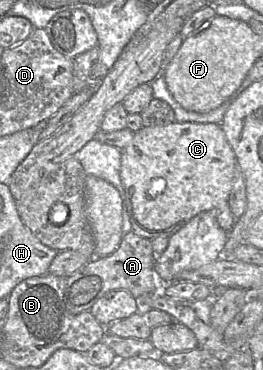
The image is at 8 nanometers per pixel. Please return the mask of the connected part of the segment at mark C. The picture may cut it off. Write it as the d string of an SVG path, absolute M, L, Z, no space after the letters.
M175 121L167 125L143 126L134 132L132 141L121 151L120 179L126 193L132 231L150 240L170 238L197 214L228 201L238 169L237 157L221 124Z

